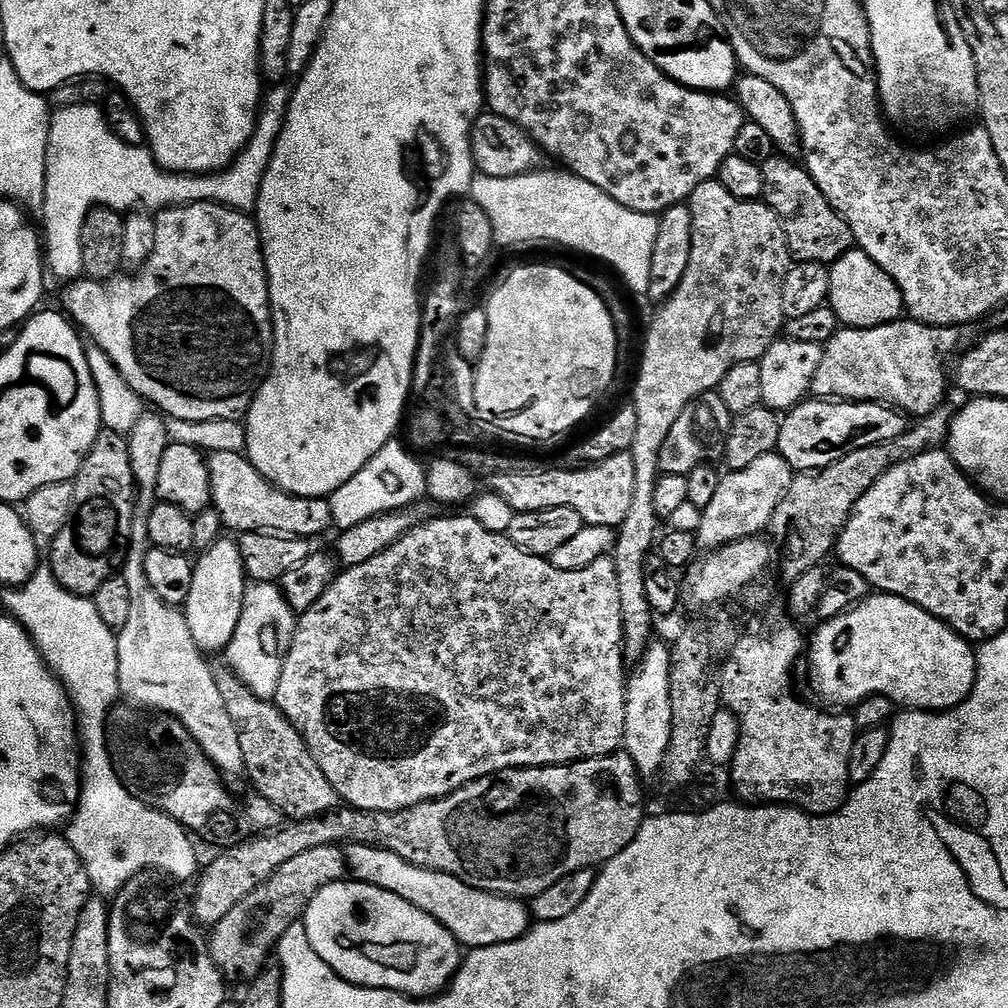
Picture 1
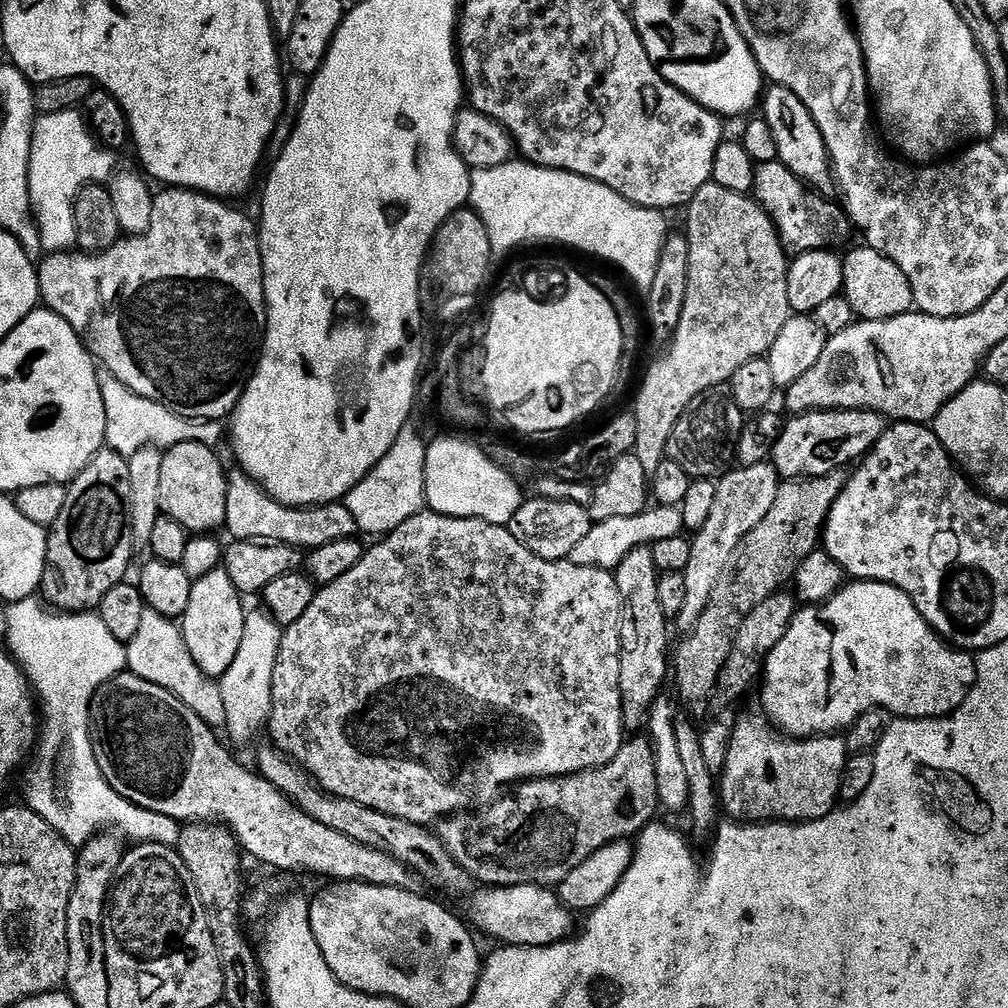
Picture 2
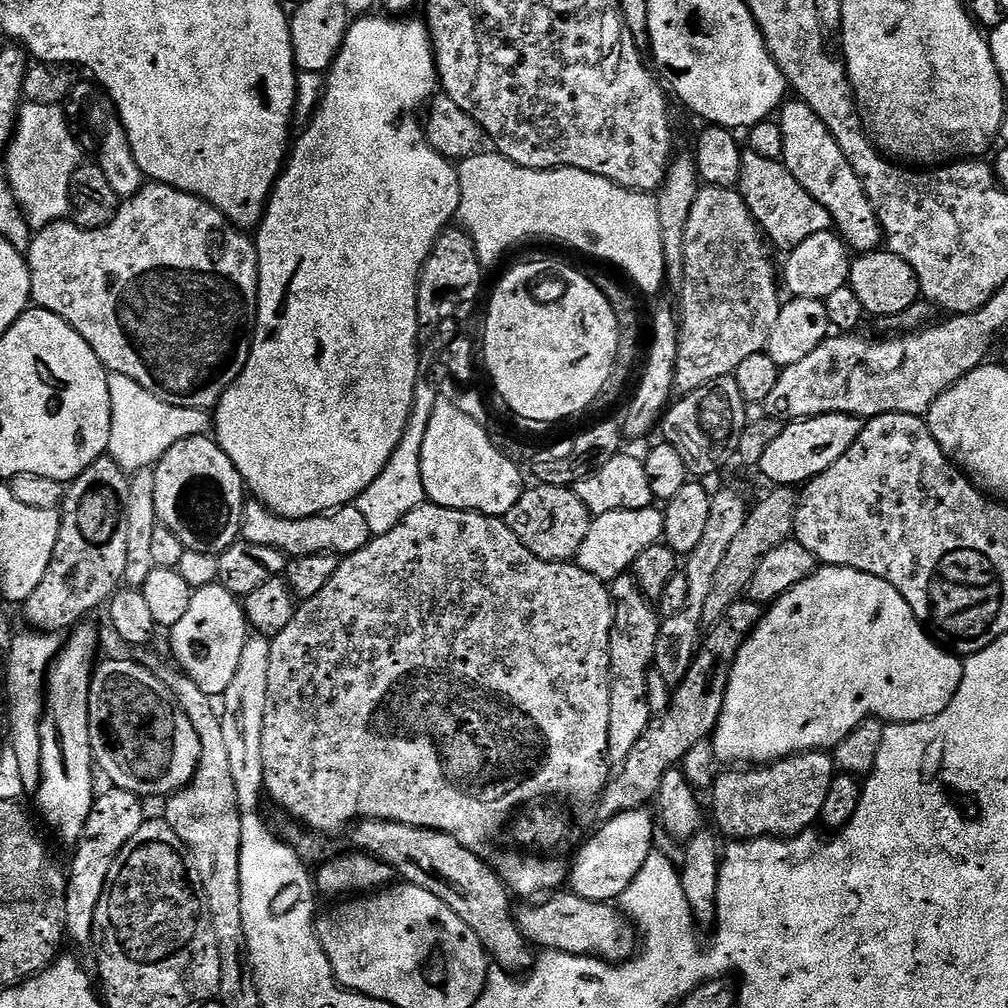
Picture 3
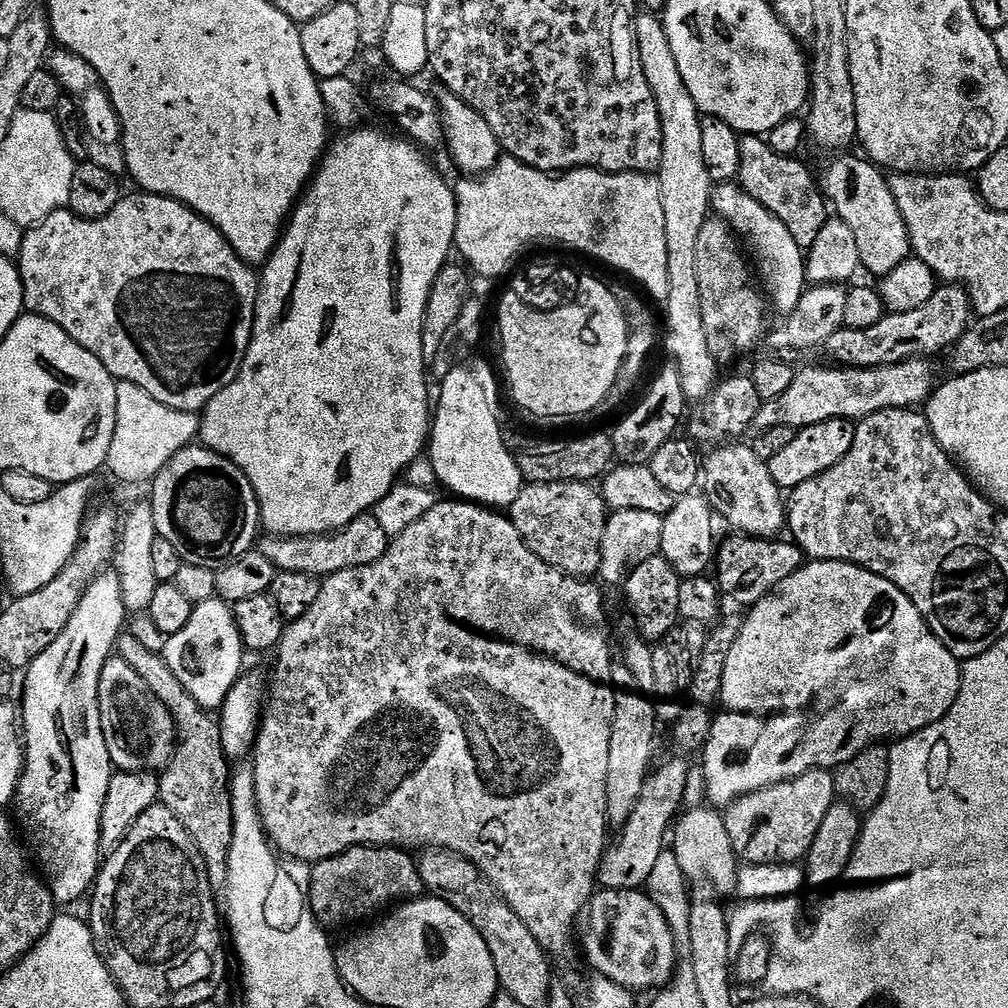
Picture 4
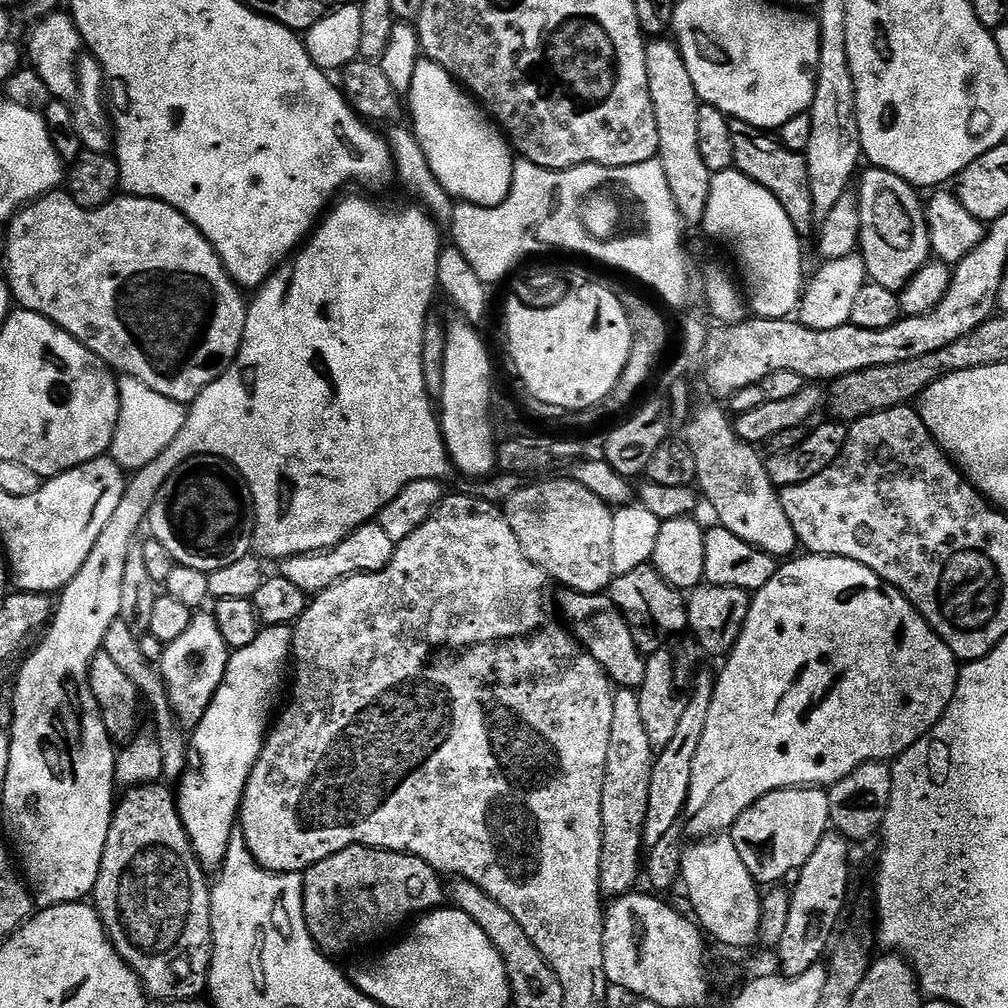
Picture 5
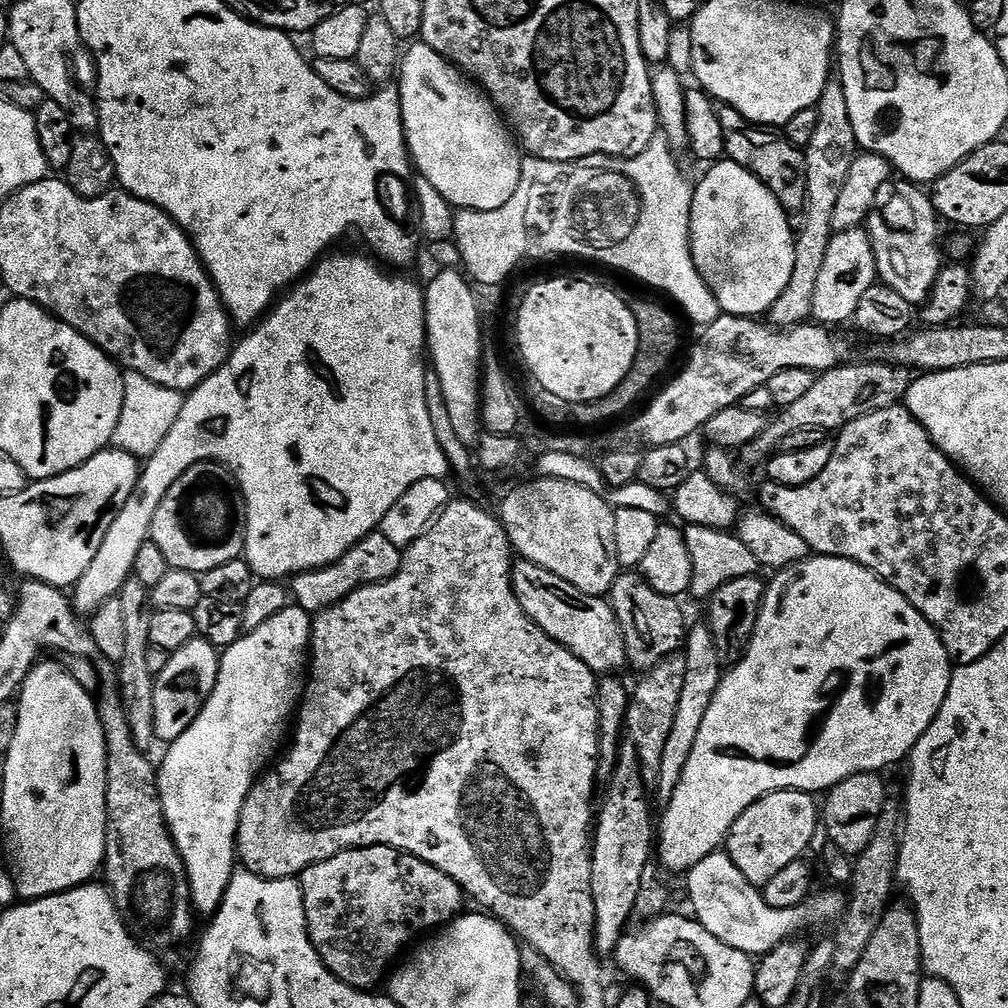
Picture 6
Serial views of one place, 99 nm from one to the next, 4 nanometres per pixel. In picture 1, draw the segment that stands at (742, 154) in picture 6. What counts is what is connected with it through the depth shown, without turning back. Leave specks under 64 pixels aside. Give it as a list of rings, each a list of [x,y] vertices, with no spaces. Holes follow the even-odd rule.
[[[777,154],[771,156],[762,167],[764,170],[763,203],[771,206],[780,215],[780,219],[784,221],[784,230],[789,237],[801,236],[802,239],[808,240],[808,248],[798,248],[798,246],[792,248],[793,261],[801,264],[818,262],[831,266],[836,263],[838,258],[842,258],[846,253],[853,251],[854,244],[850,226],[844,221],[844,217],[836,213],[834,206],[830,206],[830,202],[824,197],[822,190],[818,190],[814,178],[808,173],[808,169],[803,163],[797,162],[795,164],[792,158],[787,155]]]

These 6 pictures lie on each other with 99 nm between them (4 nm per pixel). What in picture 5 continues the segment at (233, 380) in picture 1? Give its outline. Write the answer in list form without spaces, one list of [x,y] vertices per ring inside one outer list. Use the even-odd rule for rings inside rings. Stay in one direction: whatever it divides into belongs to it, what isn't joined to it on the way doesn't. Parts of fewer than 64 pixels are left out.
[[[57,190],[24,205],[12,217],[6,231],[8,241],[4,244],[4,264],[8,267],[6,283],[13,301],[23,311],[42,314],[47,320],[66,330],[66,334],[86,346],[86,350],[93,352],[113,373],[138,378],[138,382],[150,386],[150,390],[158,390],[158,394],[188,406],[198,398],[198,394],[202,394],[202,390],[206,390],[206,386],[210,386],[210,382],[218,382],[218,378],[222,378],[222,374],[226,374],[226,370],[230,370],[230,366],[236,361],[236,355],[242,346],[242,334],[246,330],[248,304],[245,293],[232,281],[224,269],[222,258],[218,258],[214,246],[210,246],[202,230],[198,230],[198,226],[194,226],[194,222],[190,222],[190,218],[186,218],[186,214],[182,214],[174,206],[145,196],[120,194],[101,208],[83,208],[72,200],[67,191]]]

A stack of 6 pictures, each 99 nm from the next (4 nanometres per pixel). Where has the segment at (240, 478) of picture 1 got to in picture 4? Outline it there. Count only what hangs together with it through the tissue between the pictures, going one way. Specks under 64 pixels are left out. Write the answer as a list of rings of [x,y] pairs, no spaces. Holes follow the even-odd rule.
[[[365,514],[354,518],[338,532],[329,532],[327,536],[274,536],[264,534],[259,537],[258,550],[262,558],[267,558],[276,567],[277,572],[297,572],[317,578],[327,578],[347,568],[370,566],[386,554],[390,537],[378,523],[375,514]]]

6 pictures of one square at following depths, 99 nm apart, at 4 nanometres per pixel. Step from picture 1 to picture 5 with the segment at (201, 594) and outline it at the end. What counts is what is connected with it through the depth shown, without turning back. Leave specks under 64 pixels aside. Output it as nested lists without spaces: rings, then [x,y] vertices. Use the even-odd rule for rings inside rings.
[[[202,614],[193,615],[190,630],[186,630],[186,634],[181,634],[179,638],[174,638],[174,642],[165,647],[164,657],[161,658],[158,665],[160,675],[164,677],[164,689],[168,692],[170,706],[174,710],[176,720],[185,730],[195,730],[202,722],[218,686],[224,681],[230,655],[226,642],[222,642],[222,634],[218,634],[218,626],[214,622],[214,618],[210,614],[200,615]]]

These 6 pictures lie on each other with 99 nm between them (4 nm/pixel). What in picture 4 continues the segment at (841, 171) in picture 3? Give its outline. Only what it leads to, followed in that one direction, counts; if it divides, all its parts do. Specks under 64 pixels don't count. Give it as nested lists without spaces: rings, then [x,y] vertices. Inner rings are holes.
[[[848,154],[837,155],[840,157],[825,170],[822,191],[831,211],[842,222],[846,222],[846,226],[850,226],[858,242],[861,269],[875,278],[883,278],[890,270],[894,270],[894,266],[913,255],[906,222],[888,188],[888,176],[867,158],[844,155]]]

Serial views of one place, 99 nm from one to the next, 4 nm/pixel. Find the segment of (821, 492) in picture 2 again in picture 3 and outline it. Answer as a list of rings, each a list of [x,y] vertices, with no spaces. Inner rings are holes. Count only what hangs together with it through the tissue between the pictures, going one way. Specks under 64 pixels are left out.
[[[776,486],[771,491],[772,493],[765,500],[754,504],[742,530],[734,537],[730,550],[726,550],[726,558],[722,558],[722,566],[718,566],[718,574],[710,590],[710,598],[706,598],[704,603],[705,621],[715,622],[722,619],[728,608],[747,593],[755,571],[758,570],[764,556],[785,544],[787,540],[793,539],[798,507],[797,493],[792,493],[795,491],[788,486]]]

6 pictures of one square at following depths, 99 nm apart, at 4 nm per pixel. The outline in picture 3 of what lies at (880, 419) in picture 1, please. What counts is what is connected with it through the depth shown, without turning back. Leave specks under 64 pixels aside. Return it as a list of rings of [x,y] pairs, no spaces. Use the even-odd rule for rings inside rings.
[[[846,414],[812,416],[809,420],[785,423],[778,438],[774,438],[774,443],[767,448],[758,469],[759,475],[764,475],[772,486],[803,486],[830,470],[830,466],[854,446],[861,427],[861,417]]]

